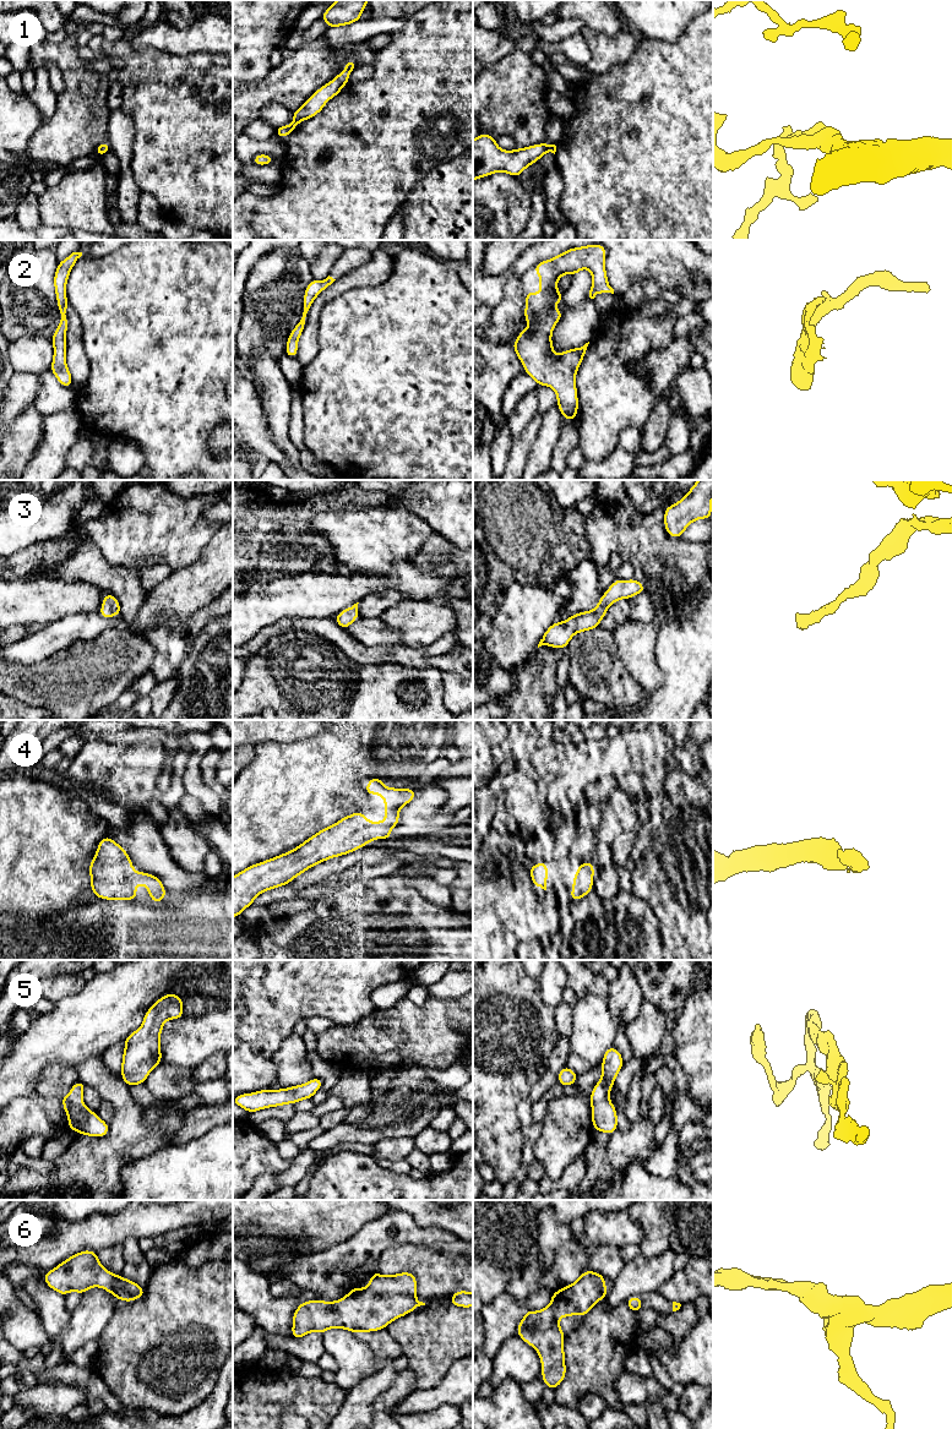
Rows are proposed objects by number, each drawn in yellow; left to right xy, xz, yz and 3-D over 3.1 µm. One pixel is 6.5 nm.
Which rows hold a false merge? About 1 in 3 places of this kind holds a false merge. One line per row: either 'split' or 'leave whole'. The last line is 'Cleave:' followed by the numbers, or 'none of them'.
1: leave whole
2: leave whole
3: leave whole
4: leave whole
5: leave whole
6: split
Cleave: 6

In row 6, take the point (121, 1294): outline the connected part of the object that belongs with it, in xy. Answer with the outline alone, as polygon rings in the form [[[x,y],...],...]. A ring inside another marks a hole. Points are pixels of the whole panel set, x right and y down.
[[[116,1285],[115,1286],[115,1293],[116,1293],[116,1298],[119,1300],[123,1300],[123,1302],[132,1302],[132,1300],[136,1300],[136,1299],[143,1297],[143,1294],[146,1293],[146,1289],[143,1289],[142,1293],[138,1294],[138,1296],[131,1296],[130,1293],[125,1292],[123,1288],[120,1288]]]

